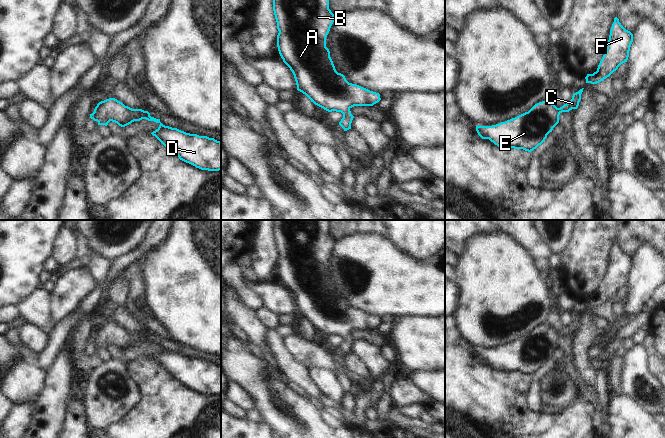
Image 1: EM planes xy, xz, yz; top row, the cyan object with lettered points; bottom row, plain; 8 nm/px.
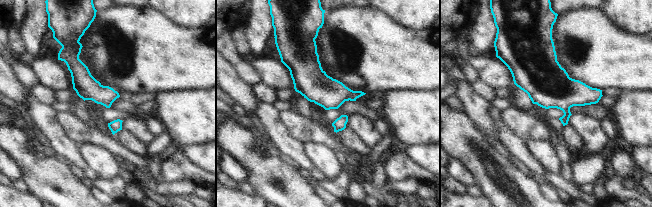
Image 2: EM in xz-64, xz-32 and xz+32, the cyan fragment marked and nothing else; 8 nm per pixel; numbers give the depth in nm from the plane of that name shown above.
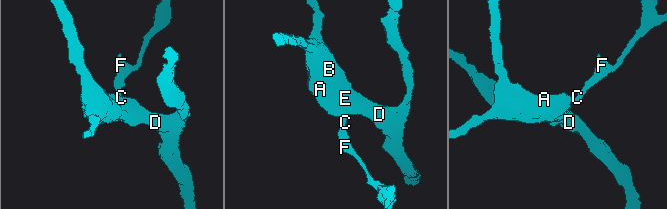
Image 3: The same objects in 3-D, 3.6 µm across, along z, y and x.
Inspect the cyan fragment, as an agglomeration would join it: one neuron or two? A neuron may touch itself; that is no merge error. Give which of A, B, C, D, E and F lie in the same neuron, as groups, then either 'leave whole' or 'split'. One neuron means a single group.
A B C D E F | leave whole

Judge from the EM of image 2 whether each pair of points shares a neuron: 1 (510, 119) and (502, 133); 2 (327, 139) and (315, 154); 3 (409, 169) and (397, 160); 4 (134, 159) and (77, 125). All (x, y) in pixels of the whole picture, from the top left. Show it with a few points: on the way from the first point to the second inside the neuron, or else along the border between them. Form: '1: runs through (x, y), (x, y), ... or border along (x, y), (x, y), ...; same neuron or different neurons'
1: border along (500, 112), (502, 121), (514, 133), (525, 140); different neurons
2: border along (304, 143), (325, 144), (333, 151); different neurons
3: runs through (406, 169), (400, 163); same neuron
4: runs through (120, 150), (104, 139), (91, 136); same neuron

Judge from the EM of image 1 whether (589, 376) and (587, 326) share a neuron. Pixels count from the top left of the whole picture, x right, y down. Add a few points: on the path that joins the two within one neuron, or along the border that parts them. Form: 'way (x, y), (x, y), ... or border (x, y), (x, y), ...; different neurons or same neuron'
way (582, 364), (582, 343), (585, 338); same neuron

